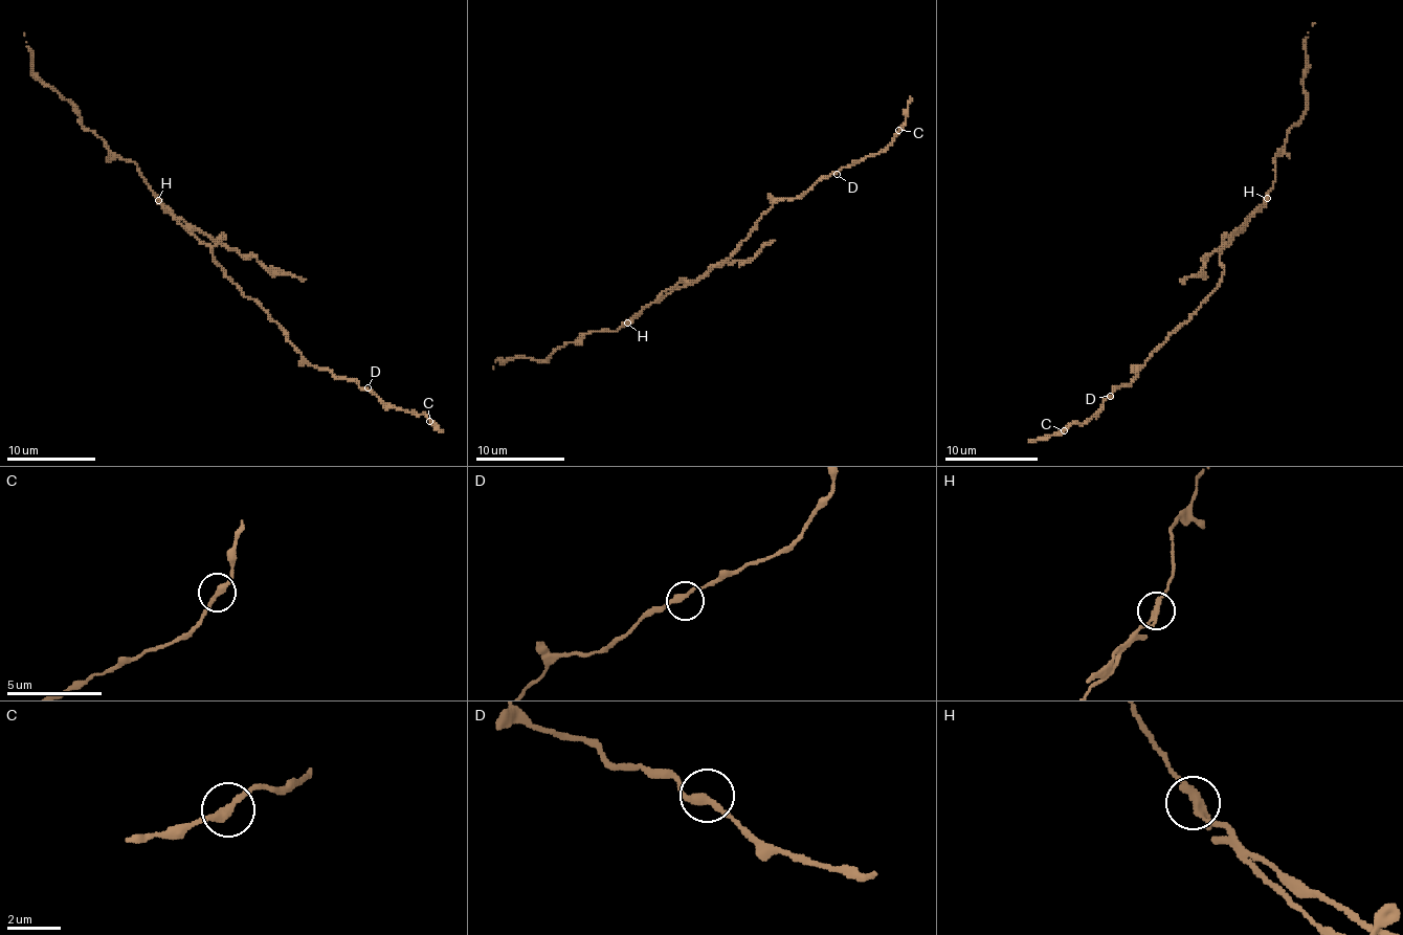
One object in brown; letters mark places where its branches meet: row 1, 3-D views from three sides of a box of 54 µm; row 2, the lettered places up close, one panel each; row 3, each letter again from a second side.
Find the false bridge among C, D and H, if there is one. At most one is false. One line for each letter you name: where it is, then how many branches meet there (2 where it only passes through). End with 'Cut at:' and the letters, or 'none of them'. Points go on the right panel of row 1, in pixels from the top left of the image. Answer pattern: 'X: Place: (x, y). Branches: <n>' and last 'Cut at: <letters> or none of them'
H: Place: (1267, 198). Branches: 2
Cut at: H

